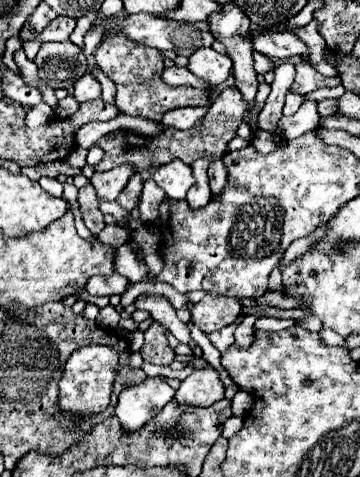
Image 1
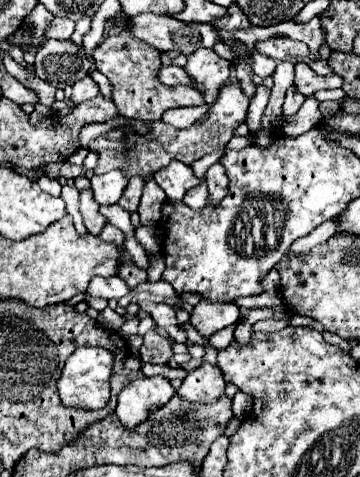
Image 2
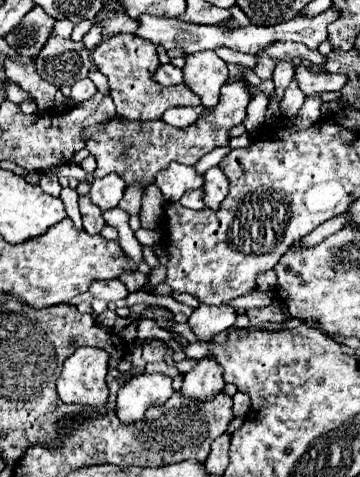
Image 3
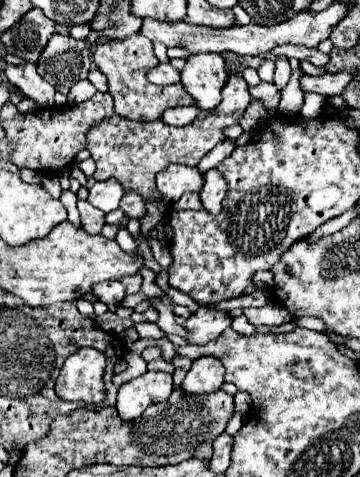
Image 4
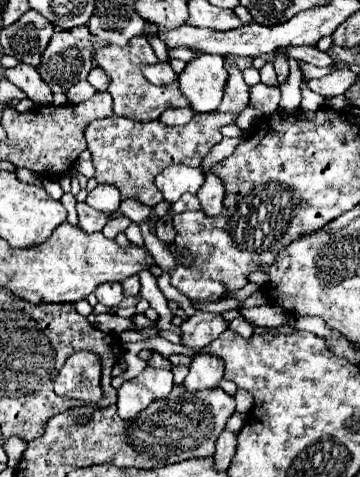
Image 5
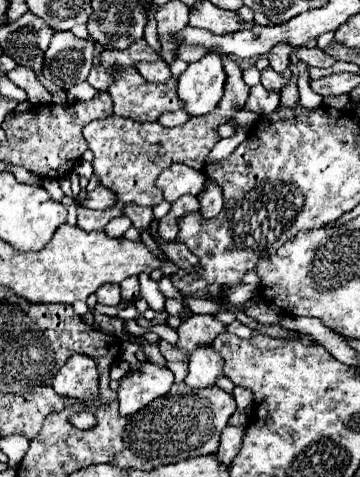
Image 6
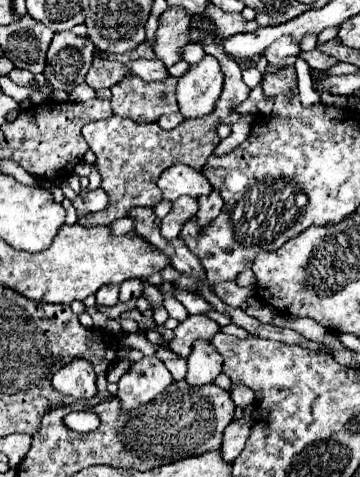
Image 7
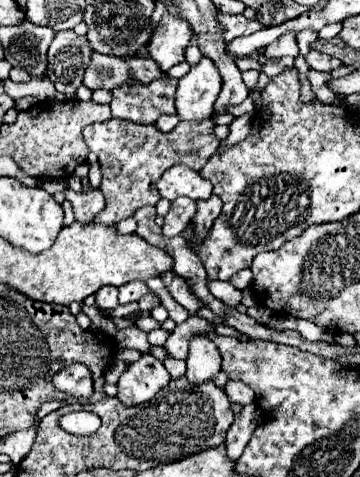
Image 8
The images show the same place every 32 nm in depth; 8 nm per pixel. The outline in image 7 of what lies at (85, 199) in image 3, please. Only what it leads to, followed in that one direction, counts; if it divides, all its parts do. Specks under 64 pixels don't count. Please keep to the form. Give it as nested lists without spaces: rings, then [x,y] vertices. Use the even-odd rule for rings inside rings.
[[[200,42],[204,52],[214,56],[220,62],[220,70],[224,72],[224,88],[222,98],[217,101],[214,111],[204,120],[184,120],[174,130],[166,132],[156,122],[154,124],[136,124],[132,120],[124,120],[118,116],[112,116],[108,120],[92,122],[82,128],[82,134],[90,146],[90,150],[96,154],[96,166],[102,176],[102,190],[108,194],[108,208],[100,212],[92,213],[80,220],[82,226],[108,226],[110,222],[124,218],[130,214],[132,208],[138,206],[156,206],[163,199],[156,180],[160,174],[174,166],[174,164],[192,164],[194,170],[202,170],[208,156],[218,146],[220,138],[216,136],[218,118],[224,114],[231,114],[238,105],[248,98],[250,88],[242,80],[242,70],[238,68],[238,62],[232,60],[222,48],[222,44],[206,44]]]

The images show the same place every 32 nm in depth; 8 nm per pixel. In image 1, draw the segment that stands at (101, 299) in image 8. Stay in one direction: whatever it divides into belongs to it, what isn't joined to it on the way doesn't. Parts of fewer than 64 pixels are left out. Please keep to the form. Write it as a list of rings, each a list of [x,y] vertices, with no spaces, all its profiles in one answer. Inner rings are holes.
[[[114,272],[112,276],[92,276],[92,280],[88,280],[88,294],[92,296],[122,296],[128,288],[128,280],[124,276],[120,276],[118,272]]]

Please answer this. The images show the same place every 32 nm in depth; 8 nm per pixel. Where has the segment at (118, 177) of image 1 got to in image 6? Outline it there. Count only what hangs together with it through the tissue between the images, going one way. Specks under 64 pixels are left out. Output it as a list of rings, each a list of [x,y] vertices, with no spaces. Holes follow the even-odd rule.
[[[98,186],[96,190],[88,192],[86,200],[76,202],[76,204],[78,204],[78,206],[84,206],[84,208],[90,208],[90,210],[110,208],[110,206],[112,206],[112,192],[108,192],[108,188],[104,188],[104,186]]]

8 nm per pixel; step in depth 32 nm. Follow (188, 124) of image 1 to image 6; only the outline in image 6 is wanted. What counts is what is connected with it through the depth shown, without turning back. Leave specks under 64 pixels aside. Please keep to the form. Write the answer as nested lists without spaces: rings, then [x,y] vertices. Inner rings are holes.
[[[178,110],[178,112],[168,112],[168,114],[164,114],[164,116],[160,116],[160,120],[158,120],[162,126],[166,126],[166,128],[172,128],[172,126],[178,126],[178,124],[184,124],[186,122],[186,116],[184,116],[184,112],[182,110]]]

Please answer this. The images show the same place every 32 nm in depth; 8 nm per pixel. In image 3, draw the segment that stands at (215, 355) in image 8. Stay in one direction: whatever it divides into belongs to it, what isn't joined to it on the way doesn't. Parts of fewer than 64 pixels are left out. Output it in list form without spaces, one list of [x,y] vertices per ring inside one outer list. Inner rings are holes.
[[[202,358],[196,366],[184,376],[180,392],[192,398],[208,398],[222,392],[222,366],[214,358]]]

